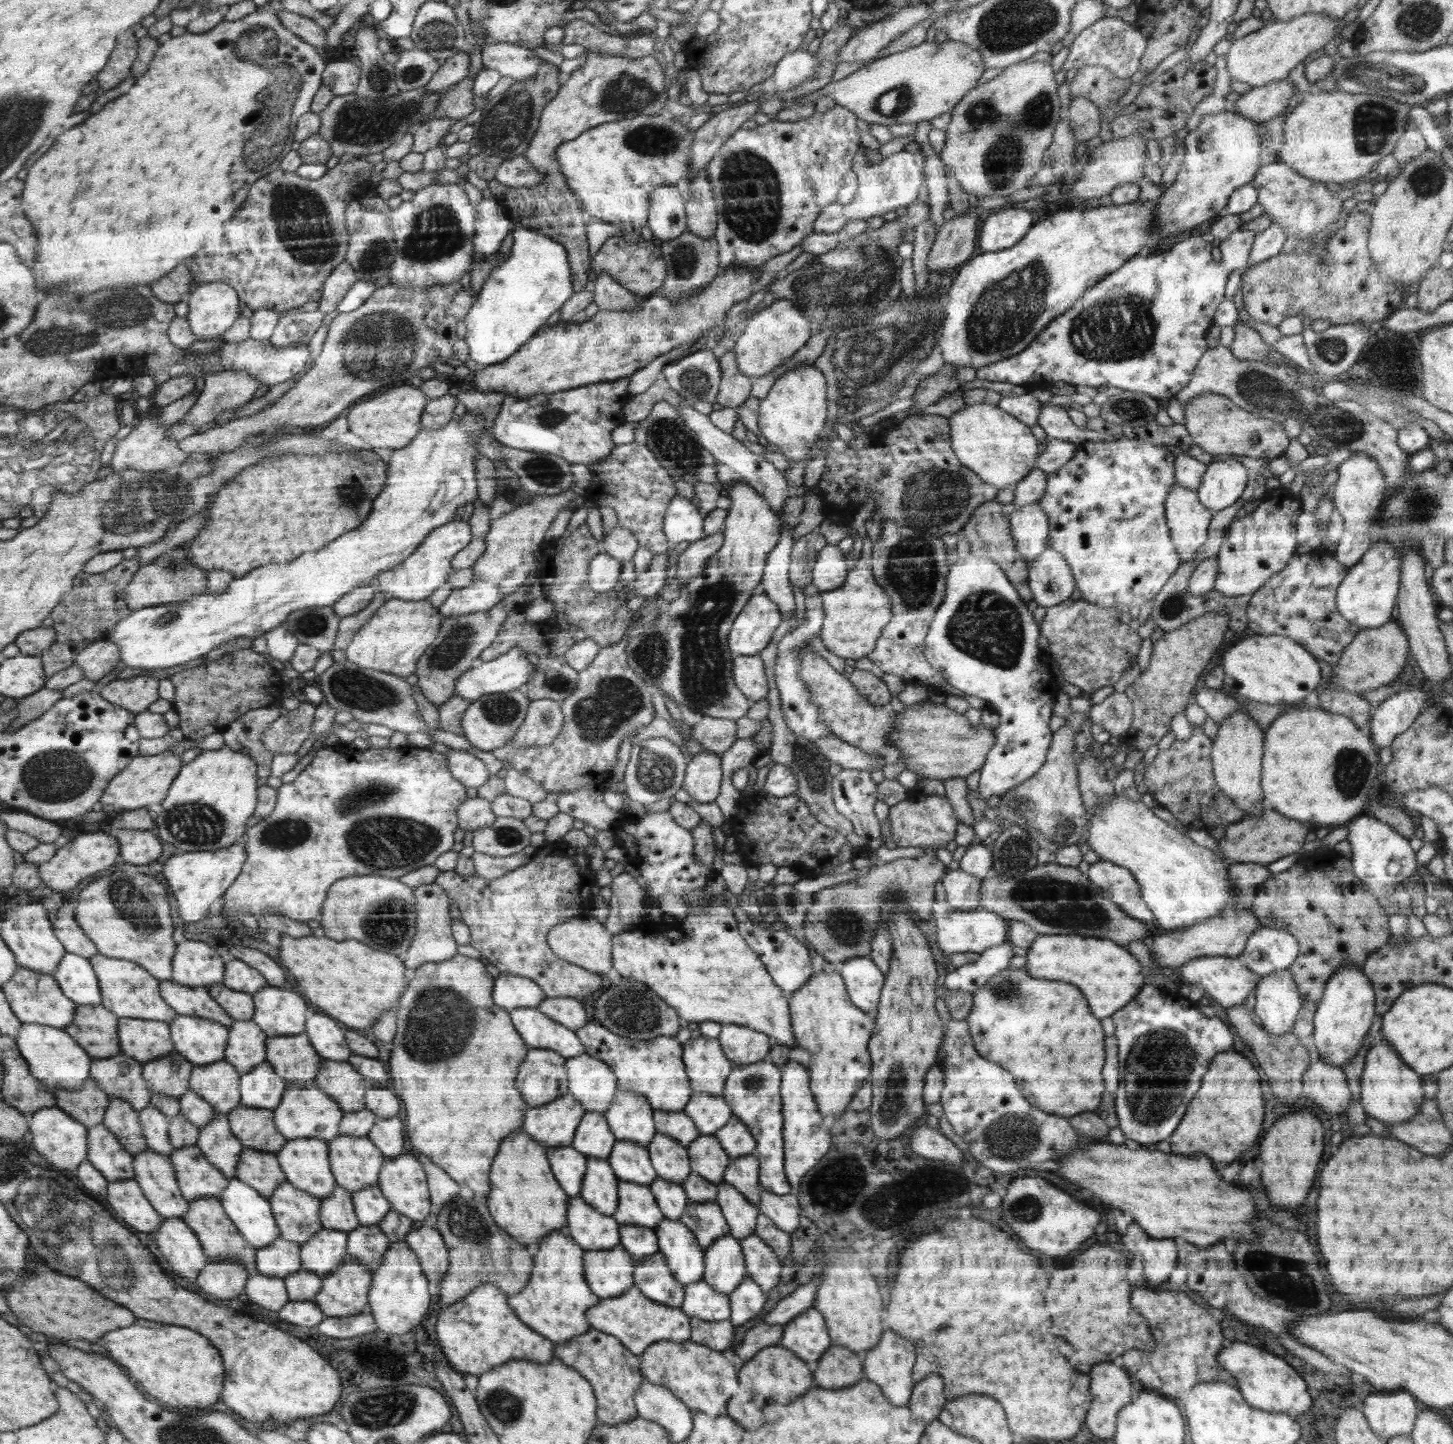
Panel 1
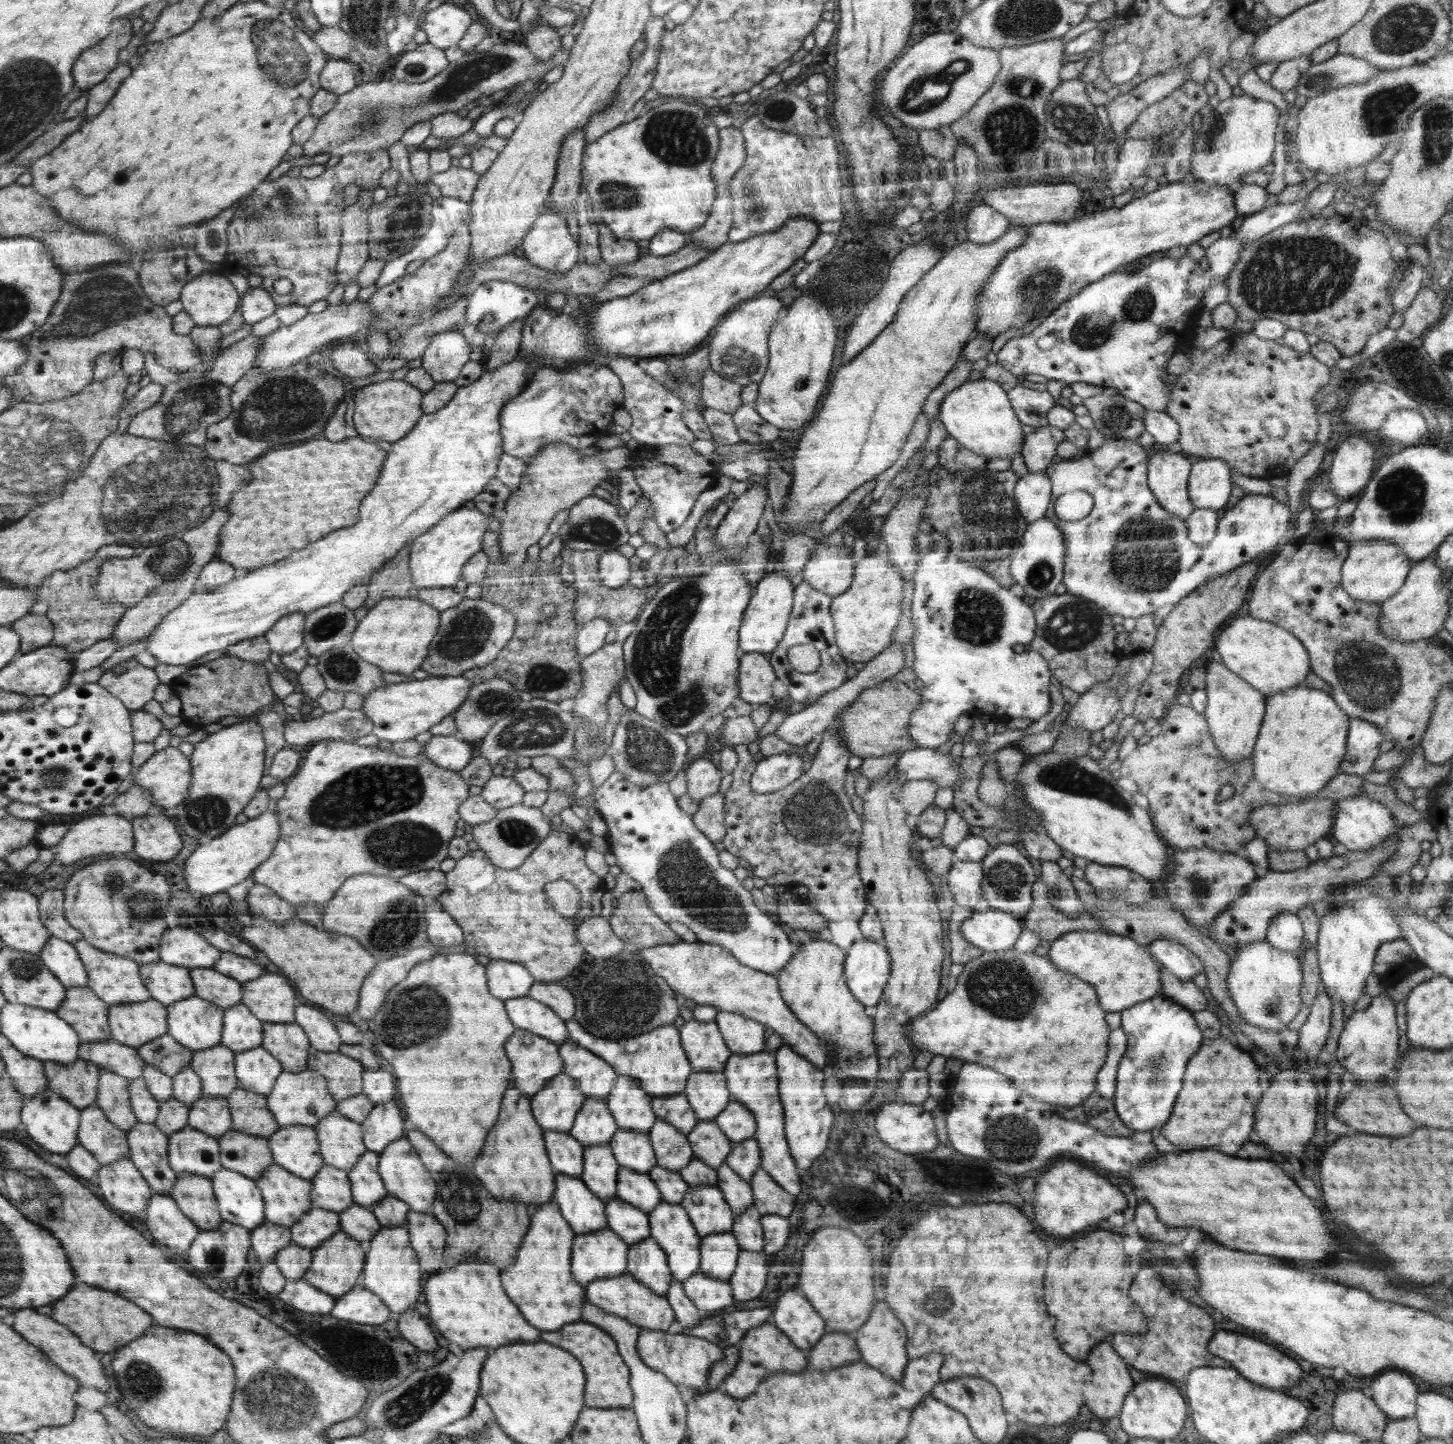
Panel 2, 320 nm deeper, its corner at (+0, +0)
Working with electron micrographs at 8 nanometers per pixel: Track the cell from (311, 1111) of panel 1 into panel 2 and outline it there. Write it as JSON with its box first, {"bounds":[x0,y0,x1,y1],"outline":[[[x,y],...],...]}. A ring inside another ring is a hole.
{"bounds":[266,1068,338,1127],"outline":[[[310,1068],[299,1073],[283,1071],[275,1082],[272,1092],[266,1097],[268,1107],[280,1127],[294,1125],[316,1127],[324,1117],[330,1116],[336,1110],[338,1104],[329,1090],[328,1079]]]}

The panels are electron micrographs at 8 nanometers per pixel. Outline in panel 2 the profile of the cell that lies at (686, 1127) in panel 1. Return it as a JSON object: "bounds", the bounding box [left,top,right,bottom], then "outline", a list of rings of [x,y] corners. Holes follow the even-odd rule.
{"bounds":[651,1092,700,1135],"outline":[[[683,1092],[677,1095],[655,1097],[651,1102],[658,1119],[672,1123],[672,1126],[683,1131],[685,1135],[700,1121],[694,1108],[688,1102],[687,1095]]]}

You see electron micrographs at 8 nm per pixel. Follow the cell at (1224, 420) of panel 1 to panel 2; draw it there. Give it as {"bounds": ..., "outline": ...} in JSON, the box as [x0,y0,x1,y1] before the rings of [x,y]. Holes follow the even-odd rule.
{"bounds":[1166,332,1330,481],"outline":[[[1242,332],[1229,335],[1208,349],[1195,346],[1189,364],[1182,374],[1177,375],[1166,406],[1168,416],[1179,425],[1177,441],[1184,453],[1201,459],[1230,460],[1238,473],[1269,481],[1288,476],[1296,463],[1317,444],[1316,404],[1330,380],[1330,367],[1320,363],[1310,352],[1298,352],[1274,340],[1258,338],[1252,332]],[[1268,416],[1276,416],[1286,424],[1286,434],[1282,438],[1270,438],[1262,428],[1262,420]]]}

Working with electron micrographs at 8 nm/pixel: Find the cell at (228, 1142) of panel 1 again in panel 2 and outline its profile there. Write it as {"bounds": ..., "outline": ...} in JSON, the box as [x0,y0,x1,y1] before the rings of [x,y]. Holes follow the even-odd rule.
{"bounds":[187,1094,234,1138],"outline":[[[202,1094],[202,1097],[189,1107],[187,1126],[216,1138],[222,1137],[234,1128],[231,1122],[230,1103],[225,1097]]]}

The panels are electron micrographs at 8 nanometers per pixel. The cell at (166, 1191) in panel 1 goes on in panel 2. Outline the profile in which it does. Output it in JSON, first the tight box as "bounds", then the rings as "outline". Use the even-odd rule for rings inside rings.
{"bounds":[127,1122,177,1195],"outline":[[[138,1122],[127,1131],[127,1138],[130,1142],[130,1160],[138,1167],[143,1178],[147,1179],[152,1192],[170,1195],[177,1179],[177,1172],[174,1172],[170,1165],[170,1136],[164,1134],[154,1123]]]}

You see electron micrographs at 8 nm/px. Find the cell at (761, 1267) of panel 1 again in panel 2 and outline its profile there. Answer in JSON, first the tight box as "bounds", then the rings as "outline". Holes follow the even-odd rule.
{"bounds":[731,1206,764,1252],"outline":[[[754,1206],[748,1208],[744,1213],[734,1213],[731,1233],[735,1234],[742,1250],[760,1252],[764,1248],[761,1214]]]}

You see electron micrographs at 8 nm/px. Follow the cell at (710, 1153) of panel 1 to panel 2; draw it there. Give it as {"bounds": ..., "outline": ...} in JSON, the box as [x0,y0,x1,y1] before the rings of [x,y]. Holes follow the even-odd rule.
{"bounds":[687,1121,734,1169],"outline":[[[699,1121],[694,1129],[687,1134],[691,1147],[694,1148],[694,1157],[717,1169],[726,1164],[734,1145],[731,1139],[723,1133],[719,1123]]]}

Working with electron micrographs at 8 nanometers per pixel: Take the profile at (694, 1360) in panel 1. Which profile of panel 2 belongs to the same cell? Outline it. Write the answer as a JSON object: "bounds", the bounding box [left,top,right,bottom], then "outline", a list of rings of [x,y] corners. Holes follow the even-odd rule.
{"bounds":[637,1327,724,1393],"outline":[[[644,1327],[639,1329],[637,1338],[637,1352],[640,1359],[653,1370],[662,1372],[675,1385],[681,1384],[686,1388],[694,1389],[698,1393],[703,1393],[710,1374],[710,1368],[718,1361],[724,1359],[723,1348],[708,1342],[708,1339],[685,1334],[670,1334],[663,1330],[650,1330]]]}

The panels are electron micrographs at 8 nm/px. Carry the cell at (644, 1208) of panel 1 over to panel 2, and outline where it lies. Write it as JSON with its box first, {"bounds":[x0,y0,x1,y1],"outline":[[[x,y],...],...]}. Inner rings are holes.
{"bounds":[617,1168,662,1213],"outline":[[[620,1168],[618,1172],[617,1195],[624,1202],[639,1207],[647,1213],[652,1212],[662,1201],[659,1187],[647,1175],[632,1169]]]}

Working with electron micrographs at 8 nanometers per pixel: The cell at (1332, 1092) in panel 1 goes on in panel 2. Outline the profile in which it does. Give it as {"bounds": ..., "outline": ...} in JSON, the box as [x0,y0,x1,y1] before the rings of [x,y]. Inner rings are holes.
{"bounds":[1297,989,1332,1059],"outline":[[[1323,989],[1323,992],[1318,994],[1318,998],[1314,1000],[1308,1019],[1298,1030],[1297,1046],[1305,1057],[1315,1059],[1320,1054],[1330,1030],[1331,1014],[1332,1002]]]}

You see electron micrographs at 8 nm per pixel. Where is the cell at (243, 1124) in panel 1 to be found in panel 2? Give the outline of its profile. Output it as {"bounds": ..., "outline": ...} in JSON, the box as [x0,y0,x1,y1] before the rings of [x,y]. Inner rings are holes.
{"bounds":[226,1088,278,1138],"outline":[[[236,1088],[226,1099],[230,1103],[231,1122],[236,1131],[266,1138],[278,1132],[278,1120],[268,1107],[265,1094]]]}

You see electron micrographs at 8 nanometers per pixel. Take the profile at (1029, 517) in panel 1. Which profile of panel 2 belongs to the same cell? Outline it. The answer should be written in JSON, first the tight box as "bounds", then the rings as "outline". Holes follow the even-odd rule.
{"bounds":[1015,473,1052,524],"outline":[[[1028,473],[1015,484],[1015,501],[1027,524],[1044,518],[1051,502],[1052,483],[1044,473]]]}

